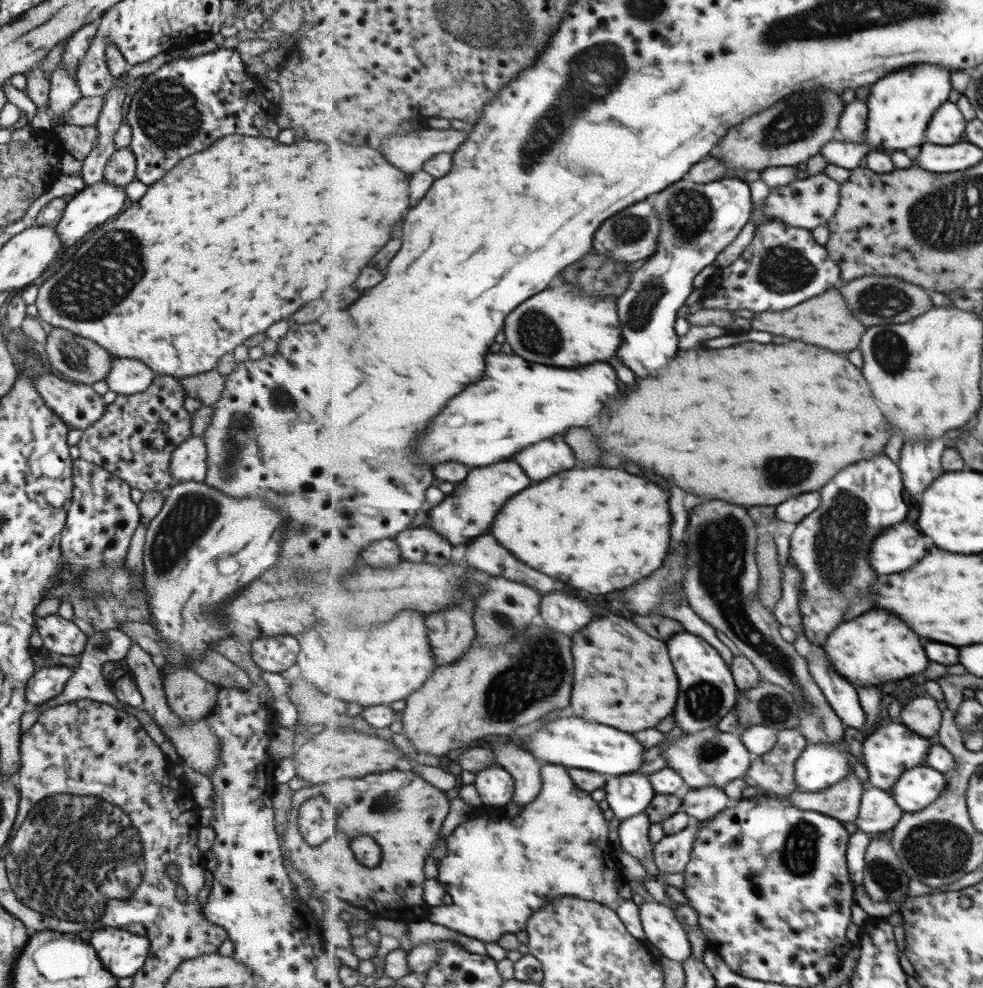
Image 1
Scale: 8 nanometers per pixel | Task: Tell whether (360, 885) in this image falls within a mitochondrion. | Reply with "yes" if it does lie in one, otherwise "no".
no

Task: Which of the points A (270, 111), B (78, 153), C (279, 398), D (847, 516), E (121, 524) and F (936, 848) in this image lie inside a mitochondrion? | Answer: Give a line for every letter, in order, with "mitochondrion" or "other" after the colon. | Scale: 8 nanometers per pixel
A: other
B: other
C: mitochondrion
D: mitochondrion
E: other
F: mitochondrion

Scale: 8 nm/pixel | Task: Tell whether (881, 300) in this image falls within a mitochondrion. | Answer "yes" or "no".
yes

